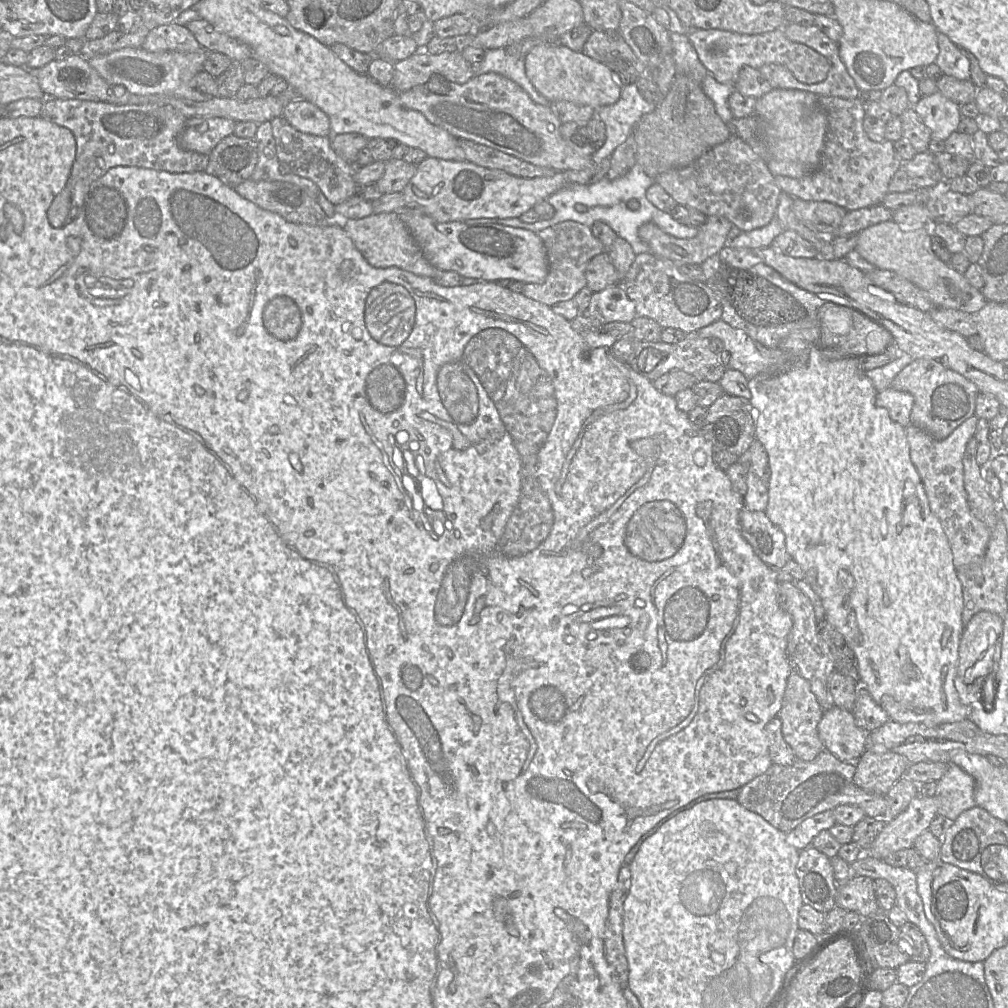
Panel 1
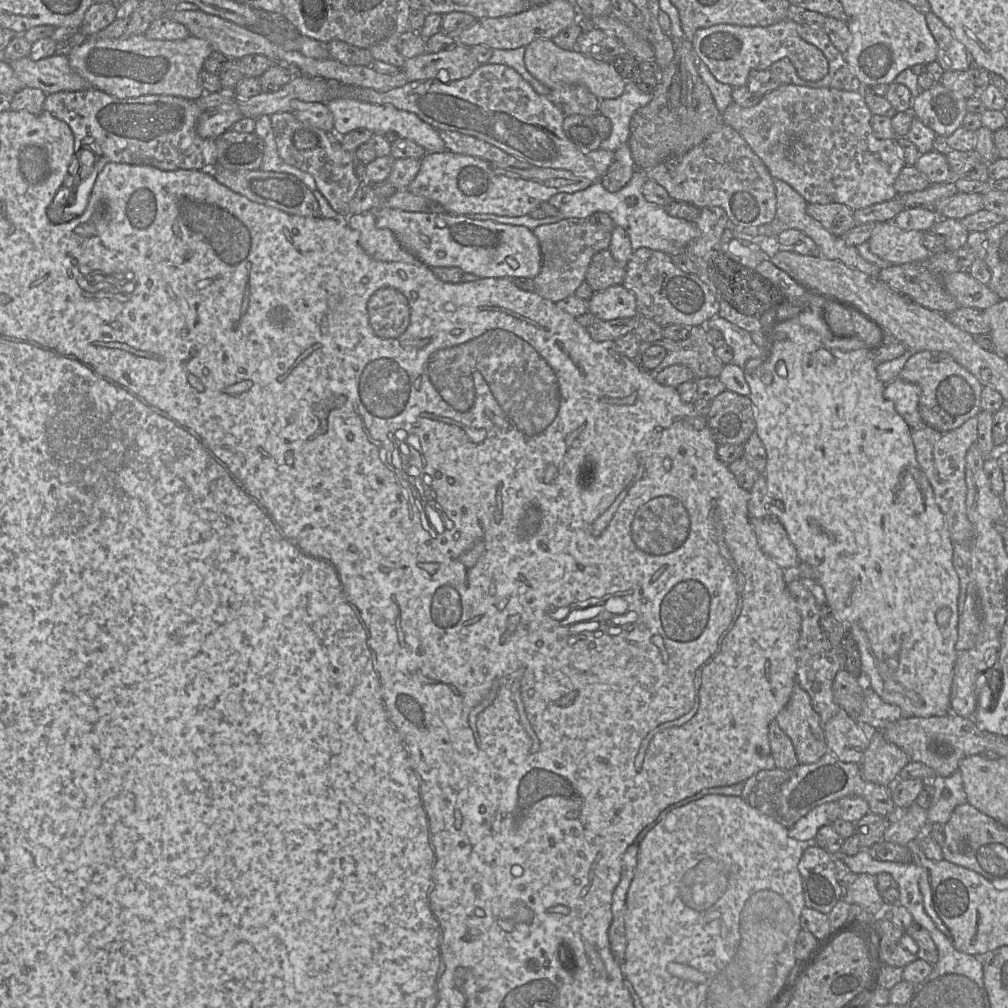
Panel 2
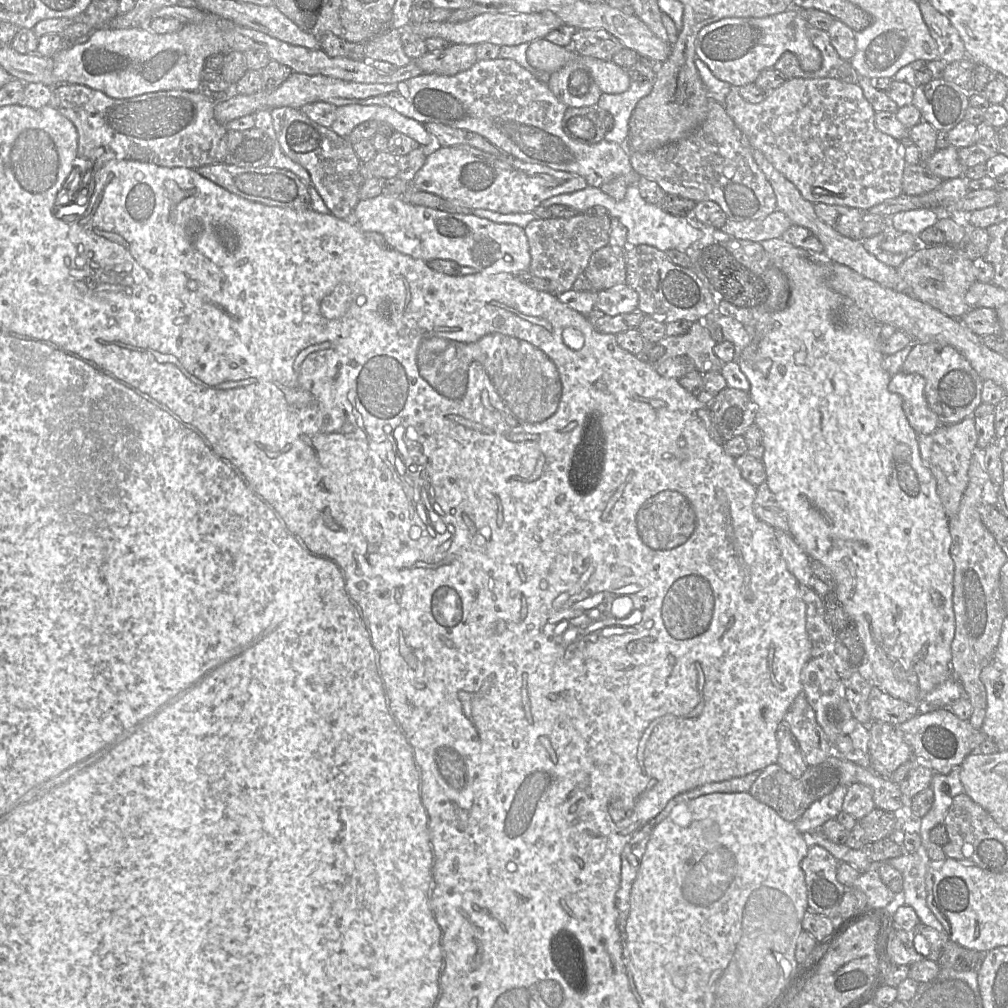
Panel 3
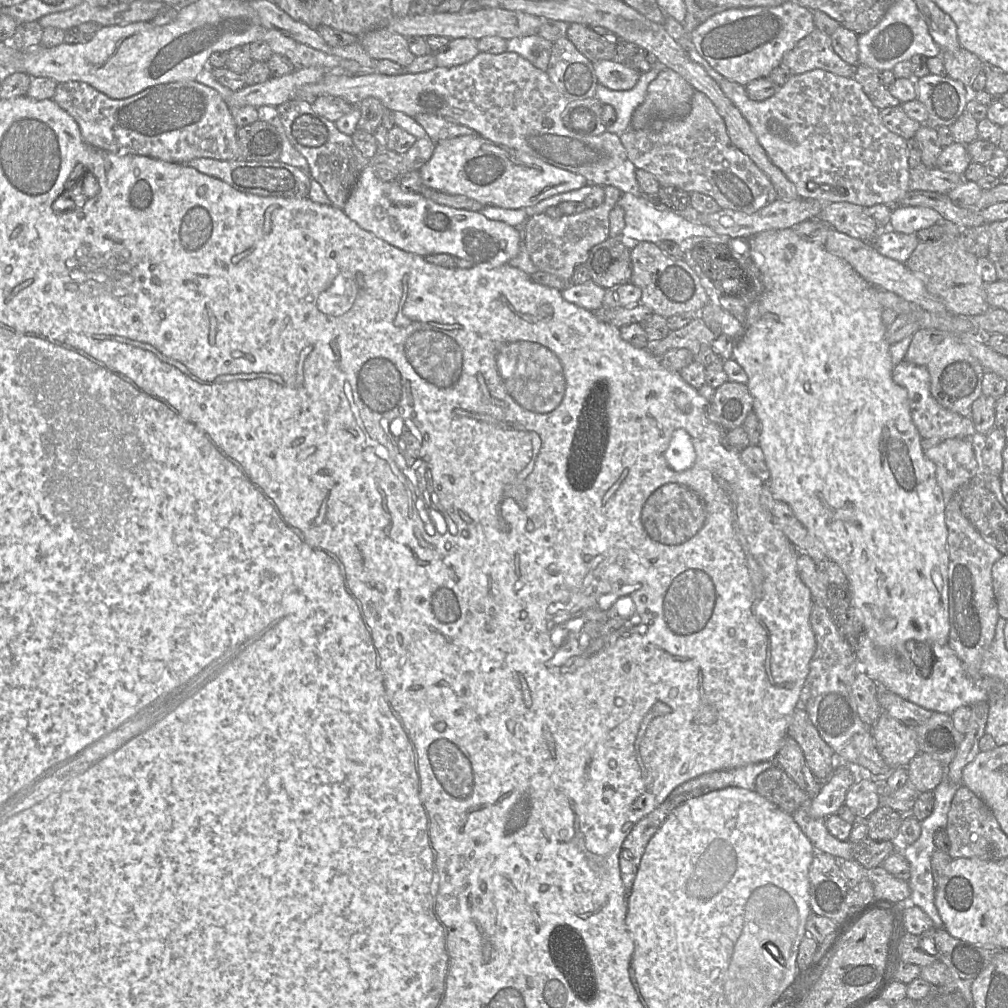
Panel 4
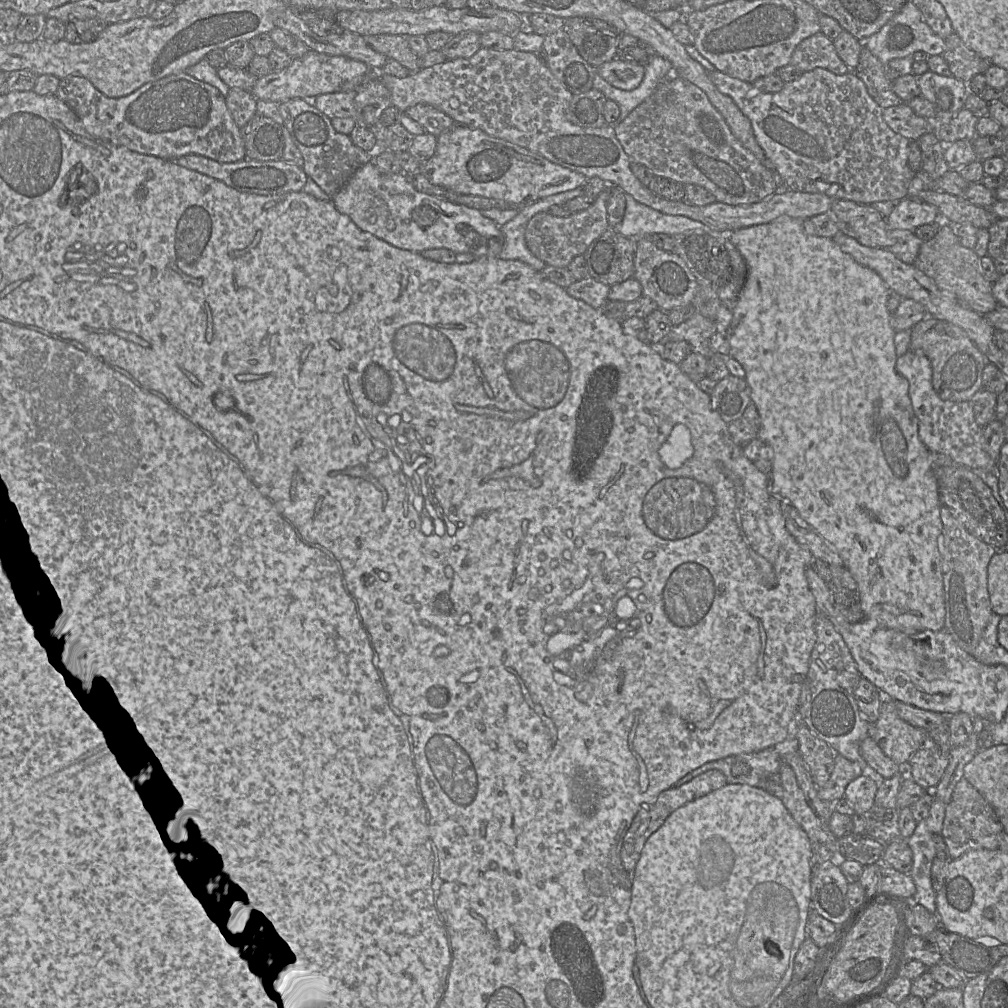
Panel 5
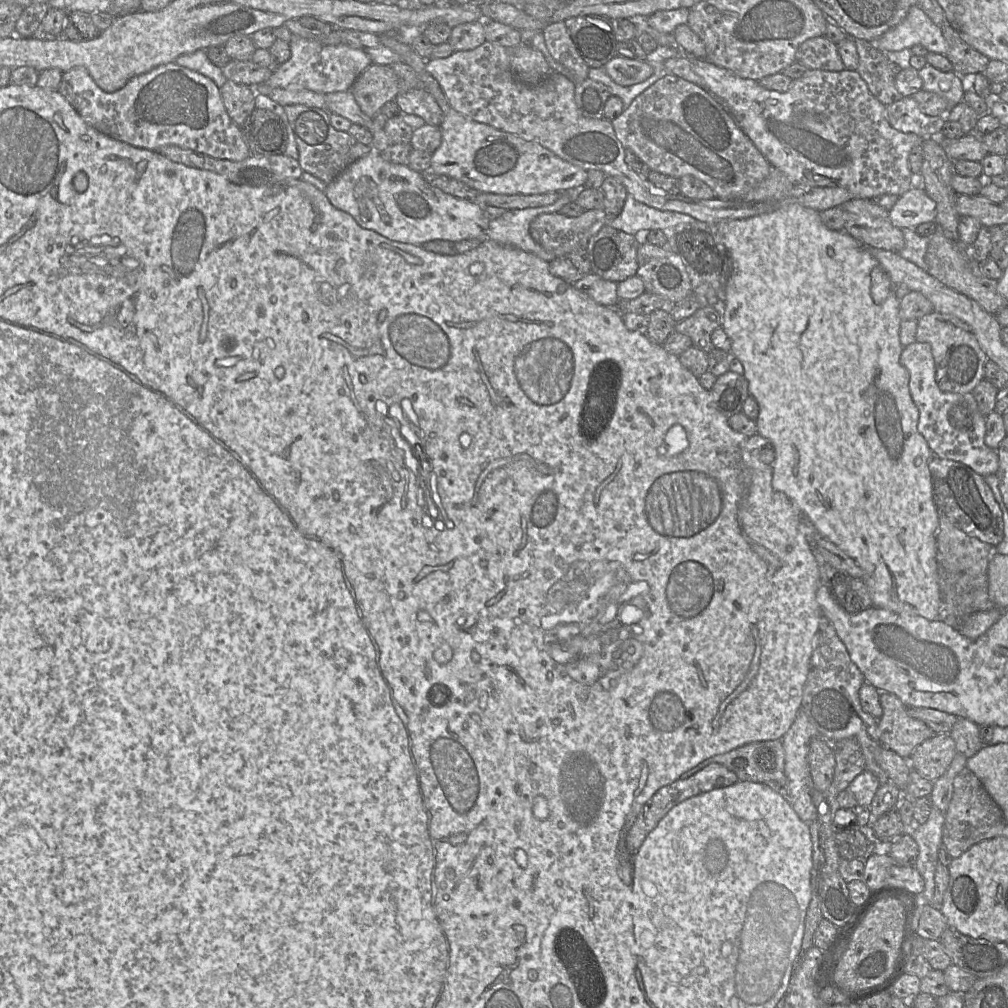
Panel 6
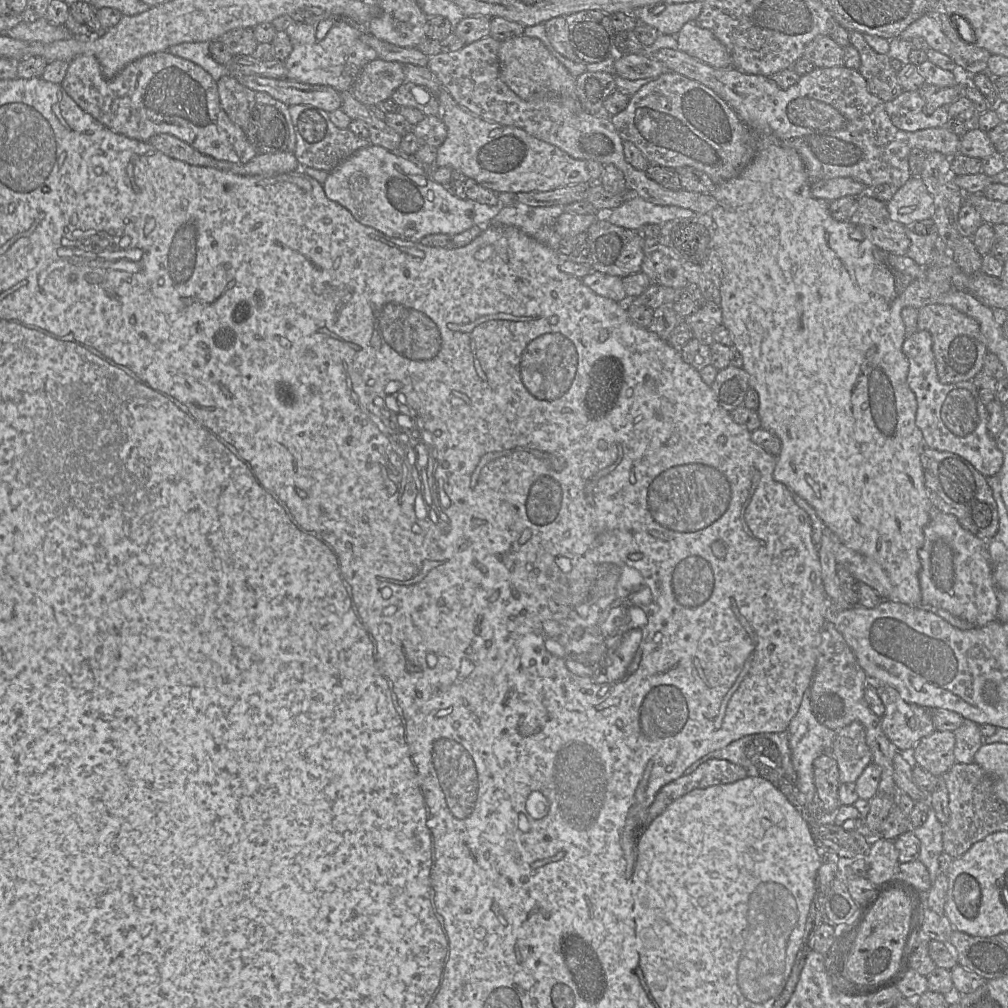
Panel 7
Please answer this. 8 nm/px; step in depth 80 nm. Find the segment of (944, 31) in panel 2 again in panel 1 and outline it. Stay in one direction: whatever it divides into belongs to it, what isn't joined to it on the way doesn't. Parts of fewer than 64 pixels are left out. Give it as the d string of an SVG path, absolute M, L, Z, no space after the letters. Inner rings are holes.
M938 31L939 54L935 63L945 75L960 80L970 79L970 61L964 49L956 45L946 34Z

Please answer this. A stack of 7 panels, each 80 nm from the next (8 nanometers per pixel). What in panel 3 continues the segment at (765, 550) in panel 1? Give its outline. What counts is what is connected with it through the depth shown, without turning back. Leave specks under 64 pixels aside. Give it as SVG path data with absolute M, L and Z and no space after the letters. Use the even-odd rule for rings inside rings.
M776 531L776 539L787 568L798 584L800 583L805 587L811 588L813 585L811 558L789 533Z

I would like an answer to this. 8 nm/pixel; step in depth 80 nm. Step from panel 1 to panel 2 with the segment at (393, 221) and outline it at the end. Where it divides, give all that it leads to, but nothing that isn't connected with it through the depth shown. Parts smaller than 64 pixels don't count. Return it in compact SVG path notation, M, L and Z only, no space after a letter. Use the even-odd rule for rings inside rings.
M374 211L349 215L346 222L350 228L359 232L359 244L373 259L414 265L421 263L402 247L391 230L376 226Z

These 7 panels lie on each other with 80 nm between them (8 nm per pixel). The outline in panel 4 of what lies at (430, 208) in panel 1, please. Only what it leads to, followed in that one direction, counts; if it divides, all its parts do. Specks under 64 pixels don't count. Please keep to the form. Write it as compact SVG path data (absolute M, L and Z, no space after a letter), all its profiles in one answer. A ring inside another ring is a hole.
M479 134L462 135L435 144L429 161L420 170L423 183L434 190L464 195L485 206L529 208L553 195L587 185L584 176L557 168L519 150L494 143Z

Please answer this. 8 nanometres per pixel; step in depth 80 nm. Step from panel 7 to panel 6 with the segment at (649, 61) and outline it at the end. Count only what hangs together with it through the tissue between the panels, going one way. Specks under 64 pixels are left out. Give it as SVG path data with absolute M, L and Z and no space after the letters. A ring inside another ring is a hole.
M614 57L603 67L610 78L621 86L641 83L653 74L653 68L646 60Z

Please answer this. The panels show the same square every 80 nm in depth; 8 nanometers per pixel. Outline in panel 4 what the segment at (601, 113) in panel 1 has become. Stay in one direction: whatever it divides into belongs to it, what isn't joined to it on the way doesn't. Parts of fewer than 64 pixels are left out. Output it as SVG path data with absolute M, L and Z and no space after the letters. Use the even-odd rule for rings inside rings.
M657 61L648 72L640 75L637 84L630 90L611 90L598 83L595 97L604 105L613 106L617 114L614 124L606 128L608 132L620 136L630 128L634 110L644 101L650 83L665 68Z

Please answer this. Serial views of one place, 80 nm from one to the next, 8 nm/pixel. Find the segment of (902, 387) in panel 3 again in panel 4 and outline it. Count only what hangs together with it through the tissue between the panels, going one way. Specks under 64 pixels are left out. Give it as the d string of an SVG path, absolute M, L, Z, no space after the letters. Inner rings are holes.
M903 360L894 366L892 379L896 384L907 390L912 421L924 444L976 436L974 423L969 414L958 414L947 410L934 399L930 392L930 374L926 367Z

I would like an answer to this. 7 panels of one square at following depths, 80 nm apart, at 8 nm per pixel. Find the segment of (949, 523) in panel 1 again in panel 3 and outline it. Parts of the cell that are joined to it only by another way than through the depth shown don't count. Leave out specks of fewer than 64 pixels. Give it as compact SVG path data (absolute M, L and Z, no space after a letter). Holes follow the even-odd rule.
M973 417L965 418L954 425L940 426L928 435L918 435L922 461L936 480L937 493L949 519L954 517L959 510L961 498L969 482L970 462L974 453L978 451L977 441Z

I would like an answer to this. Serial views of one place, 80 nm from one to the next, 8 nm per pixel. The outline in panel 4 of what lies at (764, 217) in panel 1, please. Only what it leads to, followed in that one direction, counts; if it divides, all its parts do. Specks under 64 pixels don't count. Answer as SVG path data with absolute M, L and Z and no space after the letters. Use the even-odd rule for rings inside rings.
M695 90L687 115L656 119L643 130L634 130L630 127L619 137L634 166L651 173L661 186L674 186L688 193L699 192L712 197L721 209L746 214L753 214L778 199L770 179L732 143L723 118L712 101L700 91Z

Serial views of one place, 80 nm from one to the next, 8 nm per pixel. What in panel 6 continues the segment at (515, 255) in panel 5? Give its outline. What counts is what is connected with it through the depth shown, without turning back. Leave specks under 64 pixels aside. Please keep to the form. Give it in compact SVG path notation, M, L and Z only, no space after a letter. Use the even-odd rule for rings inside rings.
M581 189L559 192L561 195L553 205L508 210L490 221L485 234L492 241L534 254L550 263L556 259L555 255L532 239L529 231L530 224L539 215L559 213L565 204L574 202L580 192Z

